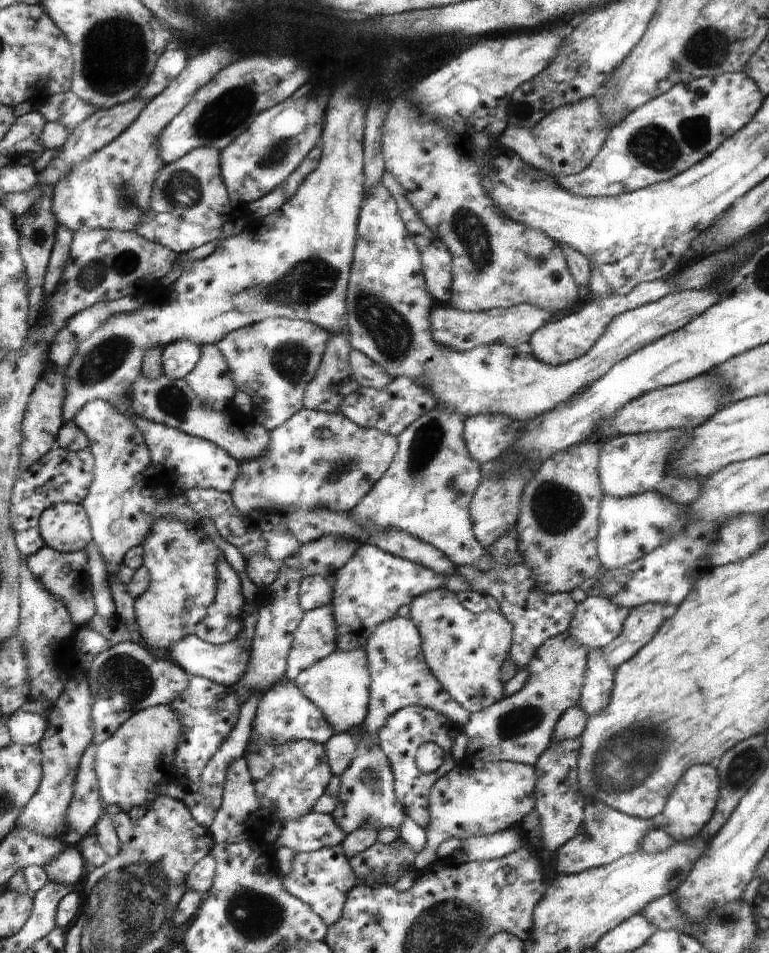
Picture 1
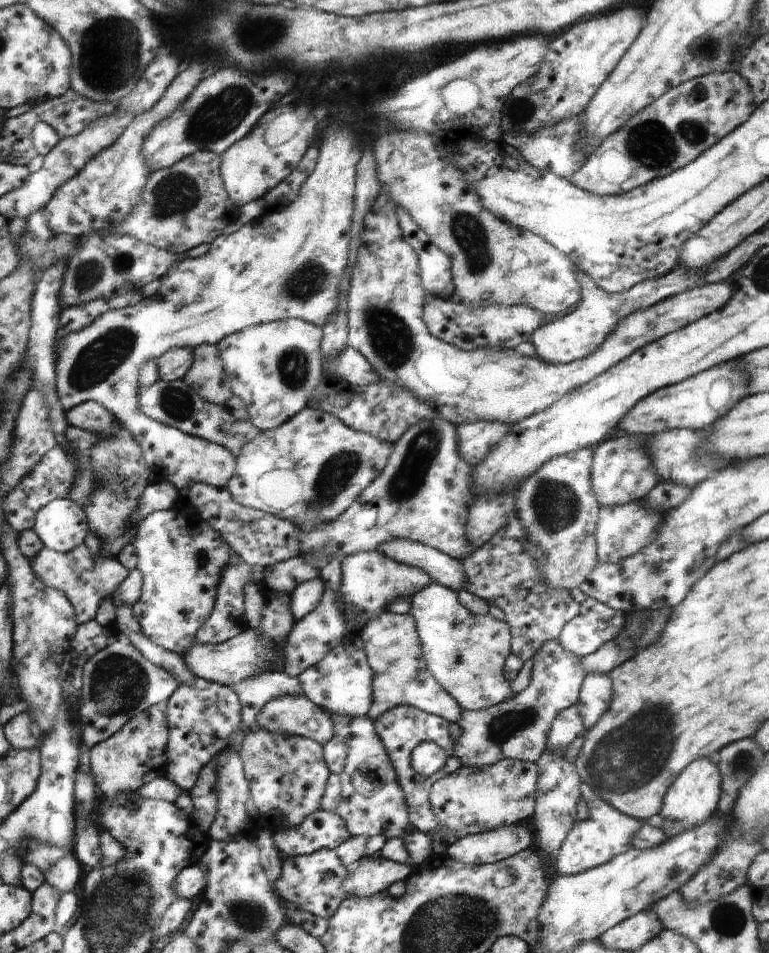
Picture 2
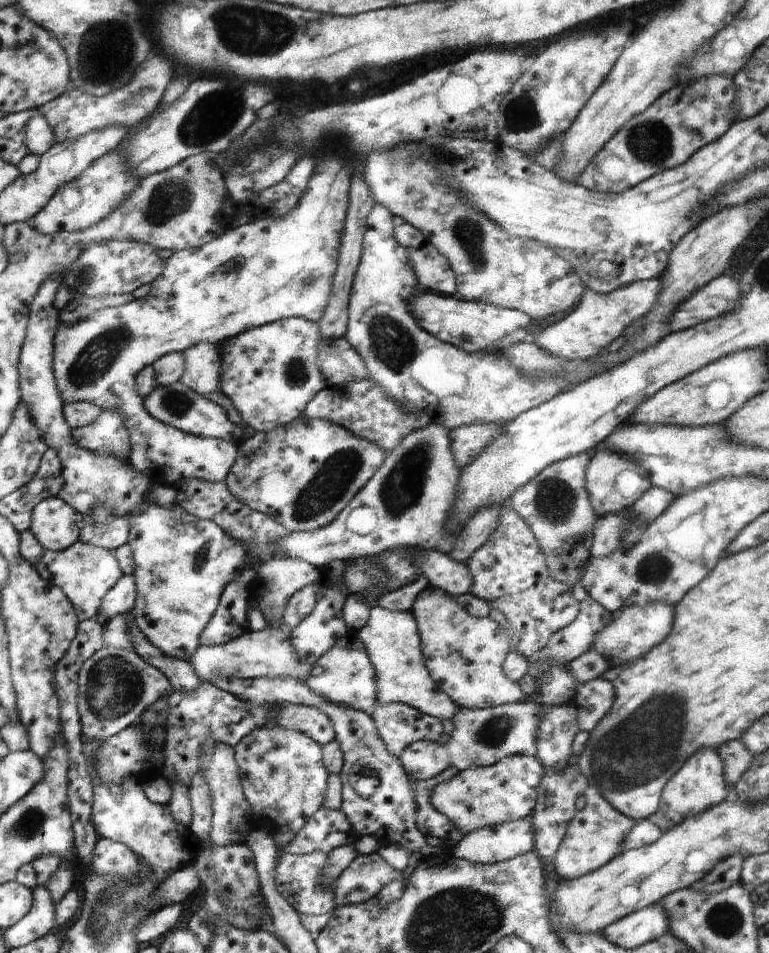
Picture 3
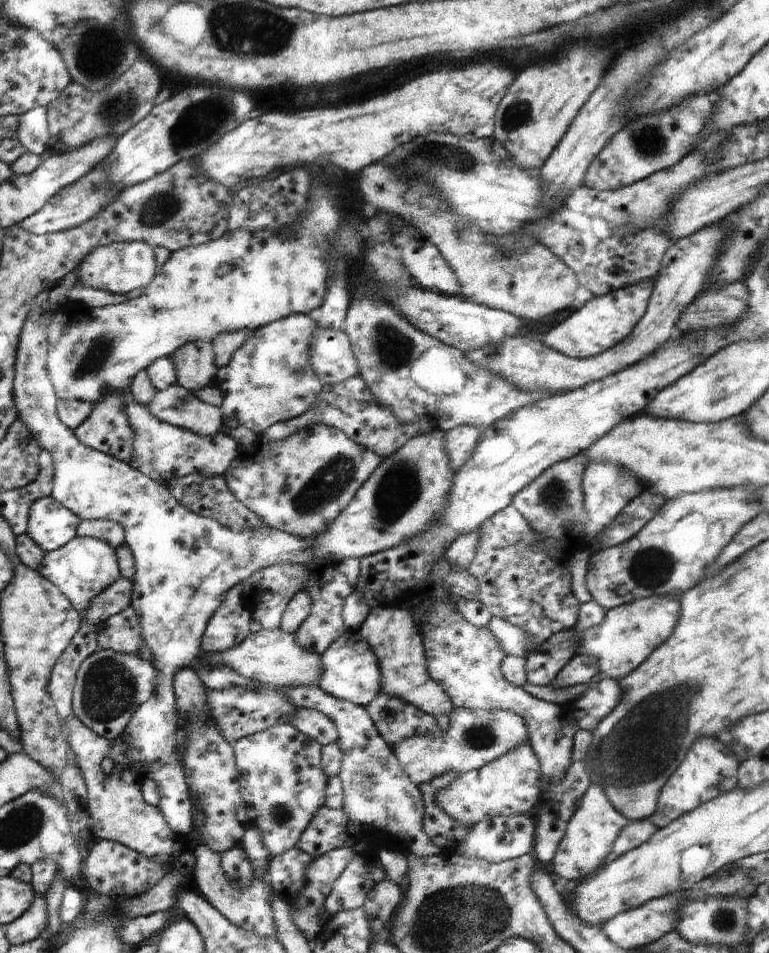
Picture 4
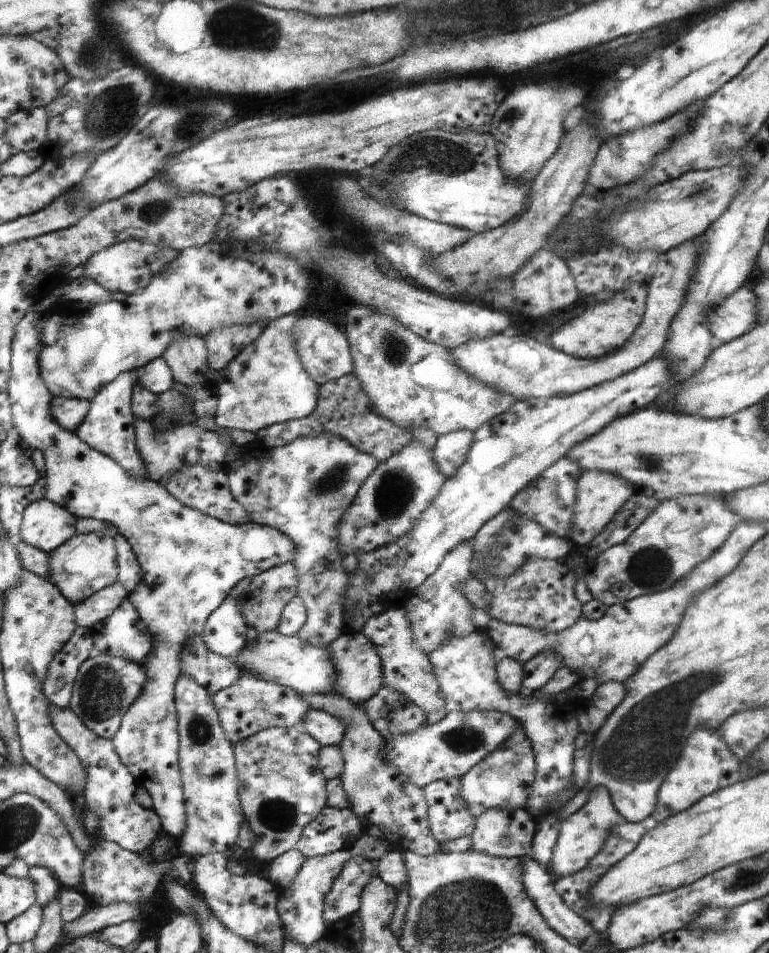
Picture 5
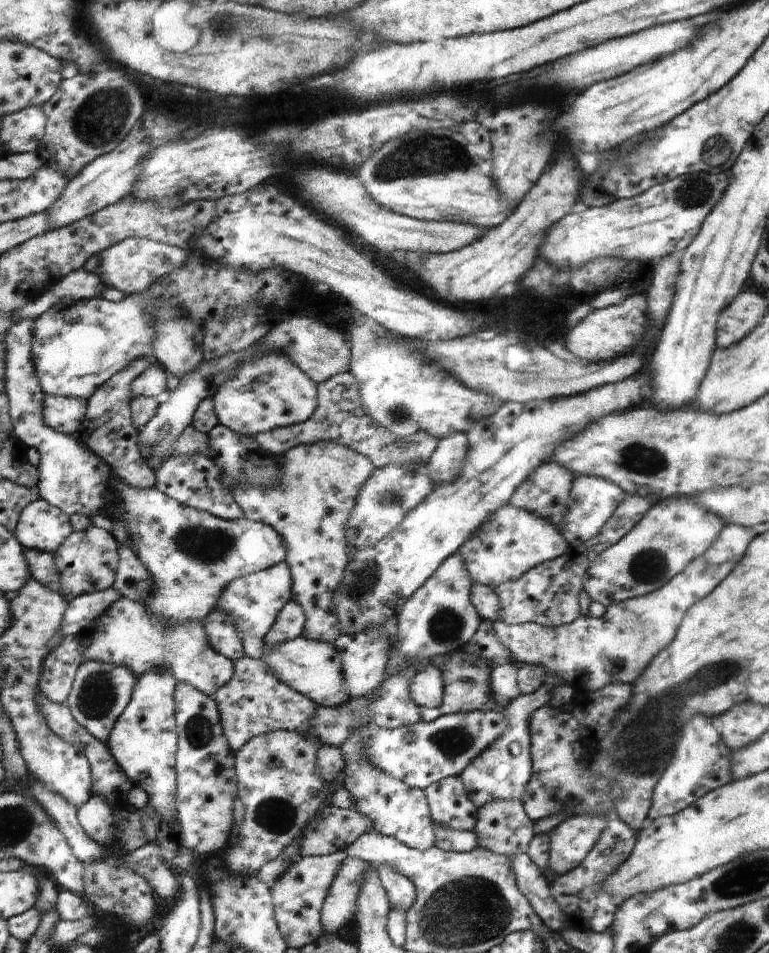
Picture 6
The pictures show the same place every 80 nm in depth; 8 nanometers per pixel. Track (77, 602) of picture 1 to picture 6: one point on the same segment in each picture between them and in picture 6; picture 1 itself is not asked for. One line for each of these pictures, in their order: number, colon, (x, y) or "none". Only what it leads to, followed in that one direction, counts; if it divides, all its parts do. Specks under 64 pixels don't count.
2: (84, 578)
3: (85, 572)
4: (84, 567)
5: (87, 563)
6: (86, 562)

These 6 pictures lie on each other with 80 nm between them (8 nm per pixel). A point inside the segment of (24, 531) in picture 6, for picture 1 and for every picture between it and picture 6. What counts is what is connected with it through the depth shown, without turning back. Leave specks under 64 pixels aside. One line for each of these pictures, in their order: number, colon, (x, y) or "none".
1: (66, 527)
2: (62, 524)
3: (56, 524)
4: (52, 525)
5: (47, 525)

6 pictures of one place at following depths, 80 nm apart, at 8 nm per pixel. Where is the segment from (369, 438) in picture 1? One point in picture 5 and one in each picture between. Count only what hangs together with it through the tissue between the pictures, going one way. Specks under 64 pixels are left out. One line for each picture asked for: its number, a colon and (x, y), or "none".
2: (309, 470)
3: (302, 475)
4: (300, 484)
5: (303, 489)

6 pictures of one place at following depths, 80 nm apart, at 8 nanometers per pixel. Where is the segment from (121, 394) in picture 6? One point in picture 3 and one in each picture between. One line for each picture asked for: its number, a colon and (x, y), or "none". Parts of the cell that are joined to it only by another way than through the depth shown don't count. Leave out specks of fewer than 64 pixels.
3: (107, 433)
4: (107, 429)
5: (108, 427)

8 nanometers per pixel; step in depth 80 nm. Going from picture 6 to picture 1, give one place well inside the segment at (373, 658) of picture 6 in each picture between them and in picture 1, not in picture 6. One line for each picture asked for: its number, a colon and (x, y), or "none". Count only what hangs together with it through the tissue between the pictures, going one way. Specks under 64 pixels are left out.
1: (339, 684)
2: (341, 684)
3: (345, 676)
4: (351, 673)
5: (358, 669)

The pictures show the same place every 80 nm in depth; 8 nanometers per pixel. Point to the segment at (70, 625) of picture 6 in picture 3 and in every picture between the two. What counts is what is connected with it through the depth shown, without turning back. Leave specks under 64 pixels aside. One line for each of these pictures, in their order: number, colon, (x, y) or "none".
3: (121, 599)
4: (113, 600)
5: (97, 607)

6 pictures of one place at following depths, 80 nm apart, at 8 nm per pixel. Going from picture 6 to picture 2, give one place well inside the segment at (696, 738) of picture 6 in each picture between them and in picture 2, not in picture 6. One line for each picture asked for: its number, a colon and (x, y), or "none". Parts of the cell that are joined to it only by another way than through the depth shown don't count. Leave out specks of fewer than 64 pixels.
2: (691, 800)
3: (699, 785)
4: (710, 768)
5: (707, 764)

